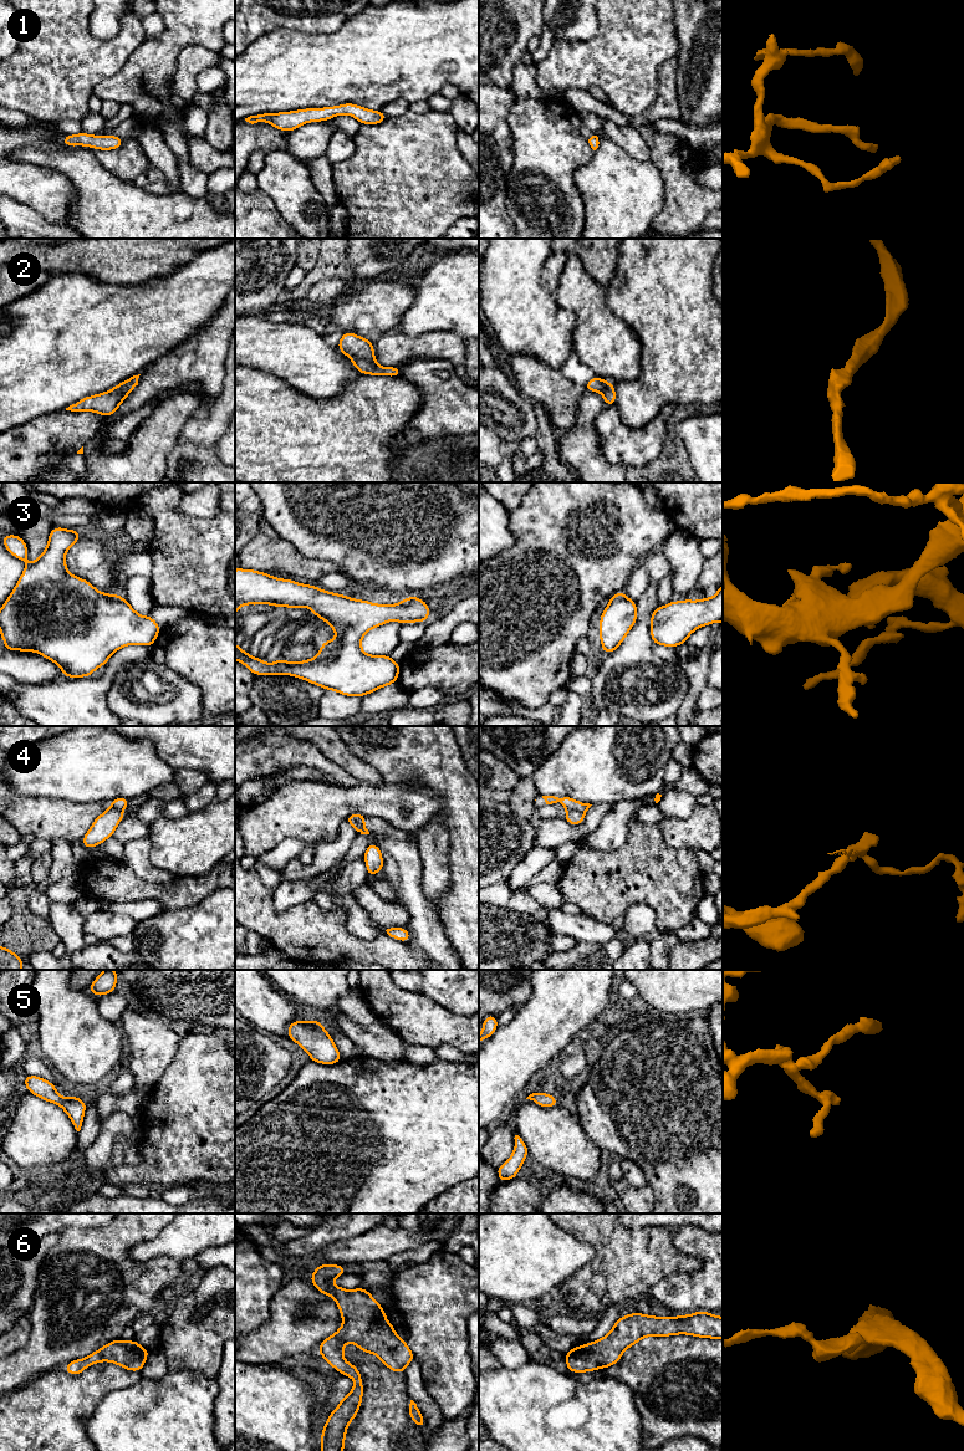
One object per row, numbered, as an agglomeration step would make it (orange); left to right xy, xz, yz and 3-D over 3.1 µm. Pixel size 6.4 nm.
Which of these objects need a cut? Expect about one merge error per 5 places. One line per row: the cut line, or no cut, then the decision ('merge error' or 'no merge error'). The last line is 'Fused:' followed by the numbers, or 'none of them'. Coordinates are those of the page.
1: cut none; no merge error
2: cut none; no merge error
3: cut none; no merge error
4: cut yz (567, 810), (580, 810), (583, 813); merge error
5: cut none; no merge error
6: cut none; no merge error
Fused: 4

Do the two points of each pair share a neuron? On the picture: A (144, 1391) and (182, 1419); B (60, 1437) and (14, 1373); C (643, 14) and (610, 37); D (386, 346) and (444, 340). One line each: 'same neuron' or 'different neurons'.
A: same neuron
B: different neurons
C: same neuron
D: same neuron

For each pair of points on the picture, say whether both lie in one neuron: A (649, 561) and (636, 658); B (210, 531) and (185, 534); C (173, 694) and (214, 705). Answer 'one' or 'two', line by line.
A: one
B: one
C: two

